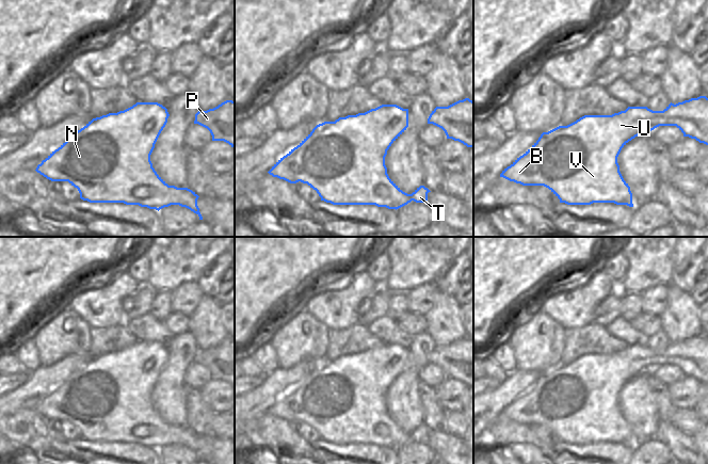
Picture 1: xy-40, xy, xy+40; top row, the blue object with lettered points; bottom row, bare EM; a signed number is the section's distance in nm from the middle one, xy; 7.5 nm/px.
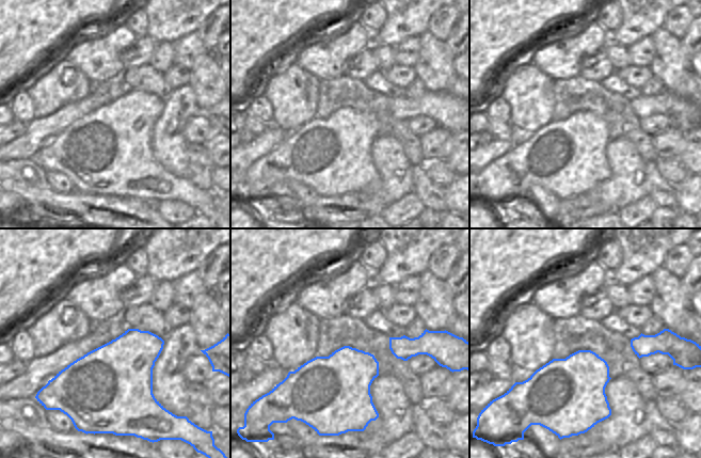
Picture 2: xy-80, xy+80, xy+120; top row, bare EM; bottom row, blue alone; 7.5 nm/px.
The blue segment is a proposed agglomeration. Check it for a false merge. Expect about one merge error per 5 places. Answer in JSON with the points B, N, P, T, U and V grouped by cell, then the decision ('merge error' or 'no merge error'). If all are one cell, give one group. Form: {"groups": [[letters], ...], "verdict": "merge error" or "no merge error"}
{"groups": [["B", "N", "P", "T", "U", "V"]], "verdict": "no merge error"}

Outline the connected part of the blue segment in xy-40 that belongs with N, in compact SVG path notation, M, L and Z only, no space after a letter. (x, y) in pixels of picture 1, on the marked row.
M136 102L124 111L93 118L43 160L35 171L51 181L68 181L78 189L80 198L90 203L124 203L158 211L179 205L203 220L197 206L199 196L188 188L168 186L150 161L168 116L167 109L158 102Z

